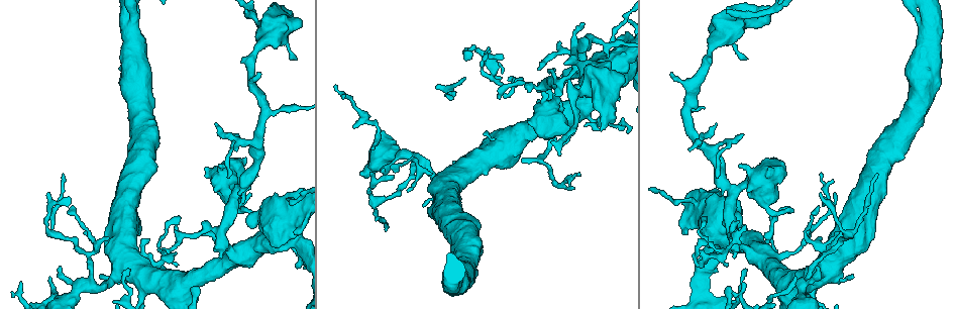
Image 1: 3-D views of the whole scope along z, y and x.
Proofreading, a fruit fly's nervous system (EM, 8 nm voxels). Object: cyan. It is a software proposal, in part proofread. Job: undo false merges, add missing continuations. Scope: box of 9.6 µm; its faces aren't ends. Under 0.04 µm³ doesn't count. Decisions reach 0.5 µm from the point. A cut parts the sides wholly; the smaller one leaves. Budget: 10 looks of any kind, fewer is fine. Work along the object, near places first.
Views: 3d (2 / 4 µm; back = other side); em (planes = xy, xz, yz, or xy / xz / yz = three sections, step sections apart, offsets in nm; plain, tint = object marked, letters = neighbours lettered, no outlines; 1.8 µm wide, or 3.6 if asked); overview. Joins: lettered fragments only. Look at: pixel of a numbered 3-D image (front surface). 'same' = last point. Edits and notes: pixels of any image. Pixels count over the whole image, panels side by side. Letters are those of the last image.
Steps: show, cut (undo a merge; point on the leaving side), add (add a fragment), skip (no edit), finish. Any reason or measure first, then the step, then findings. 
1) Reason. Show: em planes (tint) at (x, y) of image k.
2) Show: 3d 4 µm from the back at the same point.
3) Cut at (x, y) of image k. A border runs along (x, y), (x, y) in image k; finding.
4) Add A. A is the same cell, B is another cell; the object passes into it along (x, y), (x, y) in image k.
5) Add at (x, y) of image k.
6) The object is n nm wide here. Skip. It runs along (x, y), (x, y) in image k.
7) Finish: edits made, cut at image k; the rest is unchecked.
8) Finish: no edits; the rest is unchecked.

Sharp bend. Show: em planes (letters) at (505, 87) of image 1.

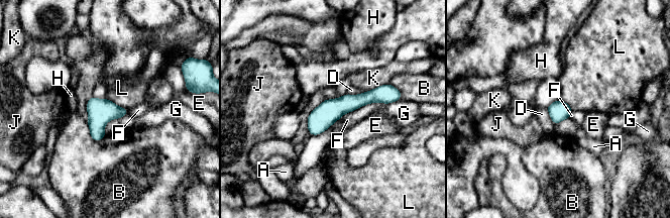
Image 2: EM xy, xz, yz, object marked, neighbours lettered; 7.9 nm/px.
The object is 160 nm wide here. Skip. A, B, D, E, F, G, H, J, K and L are other cells; a border runs along (385, 103), (367, 103), (336, 120) in image 2; one cell here.

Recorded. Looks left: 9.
Three arms meet. Show: 3d 4 µm at (237, 192) of image 1.

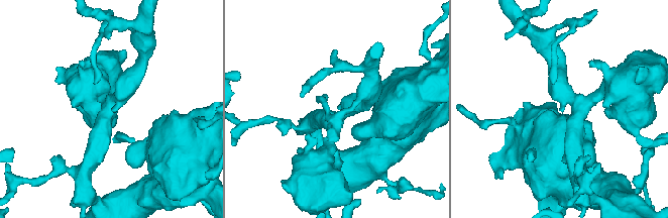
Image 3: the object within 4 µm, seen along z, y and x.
3 arms meet here; the arms are 280, 340, 340 nm wide; now the EM. Show: em xz step 16 (tint) at (579, 110) of image 3.

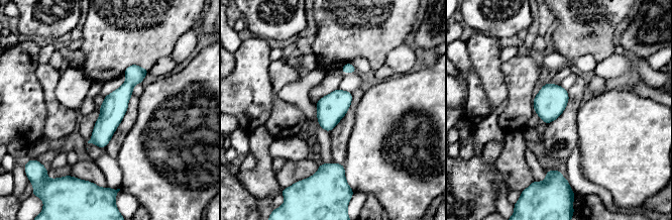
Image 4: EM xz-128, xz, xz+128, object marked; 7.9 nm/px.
See the neighbours. Show: em xz step 16 (letters) at the same point.

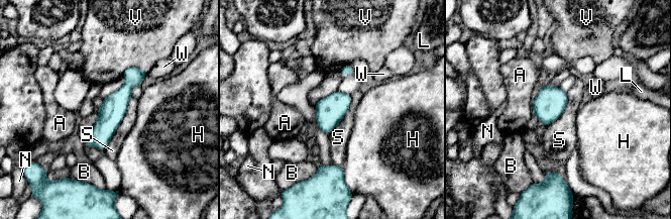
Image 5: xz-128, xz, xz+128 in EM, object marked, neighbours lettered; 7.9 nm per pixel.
Skip. A, B, H, L, N, S, V and W are other cells; a border runs along (131, 95), (124, 117), (103, 149) in image 5; one cell here.

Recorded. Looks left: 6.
Sudden change in width. Show: em planes (letters) at (296, 222) of image 1.

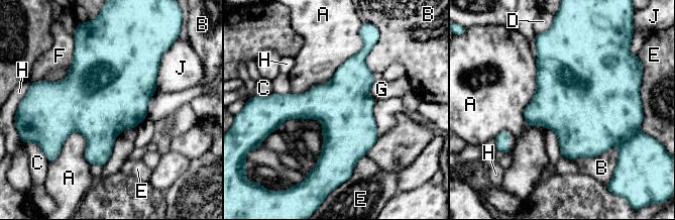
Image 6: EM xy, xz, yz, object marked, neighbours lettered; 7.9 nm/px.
The object is 460 nm wide here. Skip. A, B, C, D, E, F, G, H and J are other cells; a border runs along (536, 59), (524, 119), (545, 128) in image 6; all the same cell.

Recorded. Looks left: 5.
Sharp bend. Show: em xy step 8 (plain) at (739, 22) of image 1.

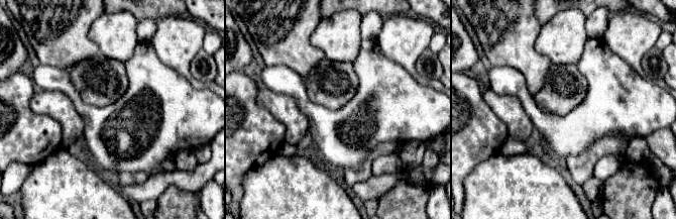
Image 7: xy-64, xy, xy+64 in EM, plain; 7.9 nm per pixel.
Show: em xy step 8 (tint) at the same point.

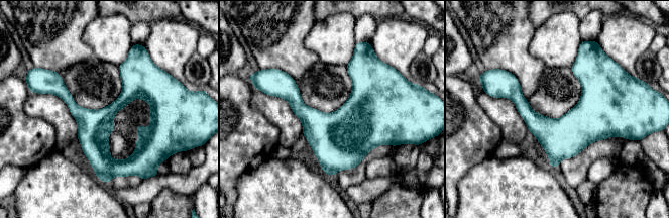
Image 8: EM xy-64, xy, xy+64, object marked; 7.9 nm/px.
Show: em xy step 8 (letters) at the same point.

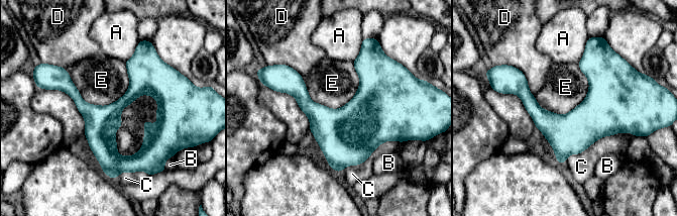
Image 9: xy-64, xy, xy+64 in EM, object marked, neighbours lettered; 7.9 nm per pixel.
Skip. A, B, C, D and E are other cells; continuous, no second cell.

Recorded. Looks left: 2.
Finish: no edits; the rest is unchecked.

